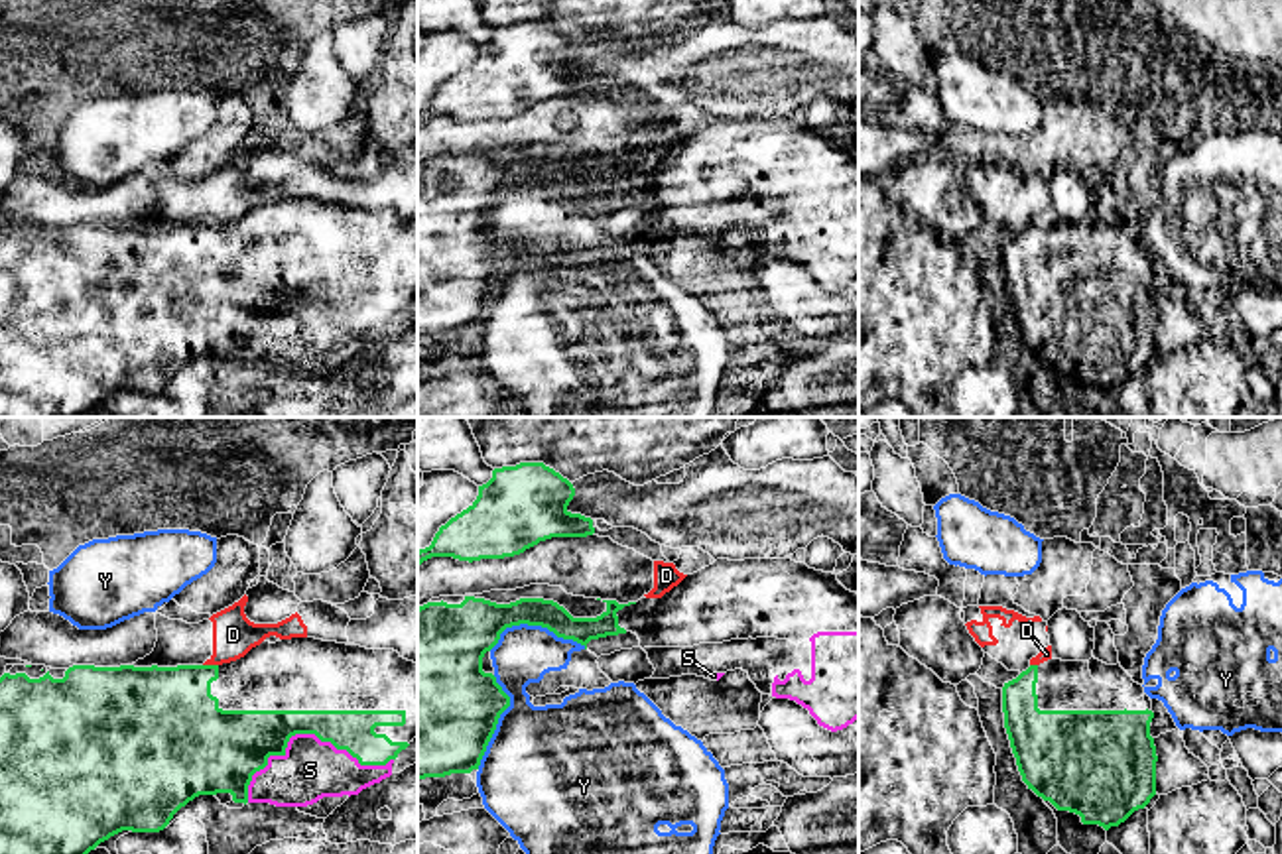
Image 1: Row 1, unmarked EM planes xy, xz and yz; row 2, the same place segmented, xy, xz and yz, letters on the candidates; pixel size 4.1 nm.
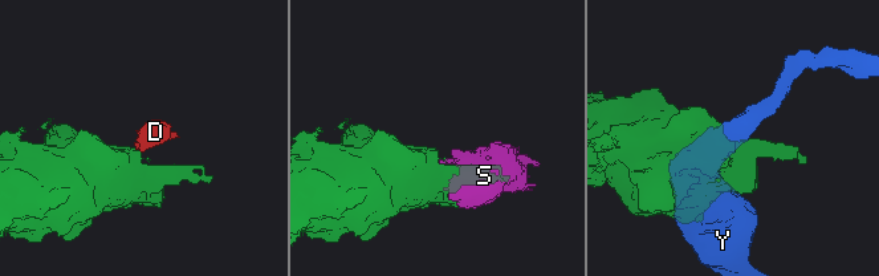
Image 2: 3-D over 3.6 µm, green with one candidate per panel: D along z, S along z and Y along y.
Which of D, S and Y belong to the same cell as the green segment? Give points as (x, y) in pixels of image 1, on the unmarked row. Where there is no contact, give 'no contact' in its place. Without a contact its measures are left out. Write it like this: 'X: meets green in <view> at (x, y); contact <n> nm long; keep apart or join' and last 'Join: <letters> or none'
D: meets green in xy at (211, 225); contact 60 nm long; keep apart
S: meets green in xy at (304, 292); contact 650 nm long; join
Y: meets green in xz at (534, 183); contact 400 nm long; keep apart
Join: S

